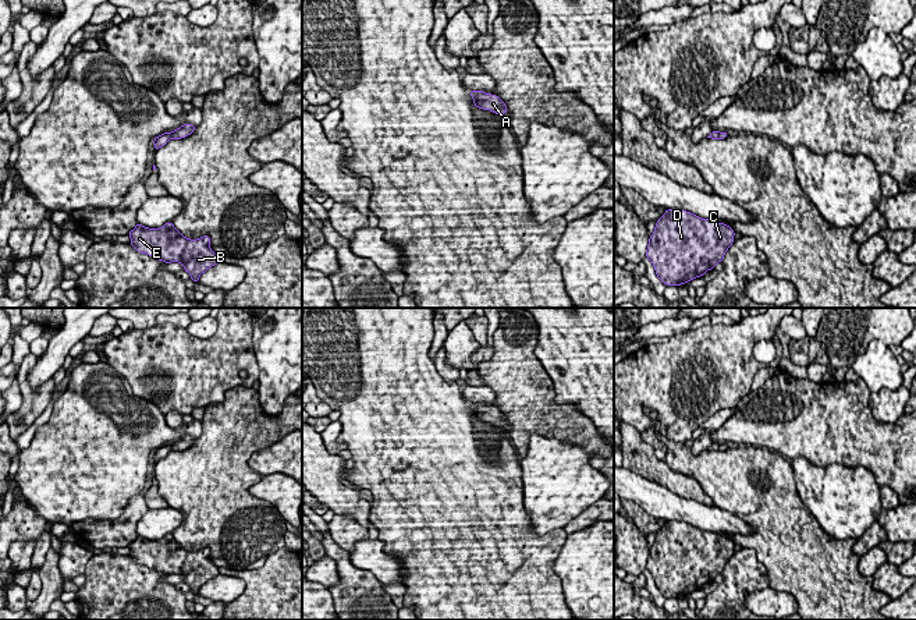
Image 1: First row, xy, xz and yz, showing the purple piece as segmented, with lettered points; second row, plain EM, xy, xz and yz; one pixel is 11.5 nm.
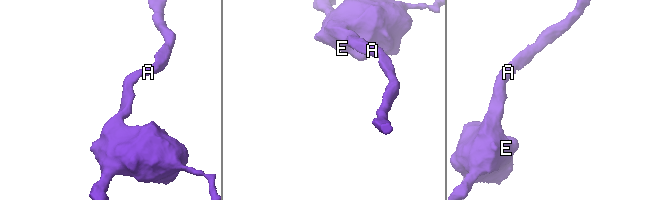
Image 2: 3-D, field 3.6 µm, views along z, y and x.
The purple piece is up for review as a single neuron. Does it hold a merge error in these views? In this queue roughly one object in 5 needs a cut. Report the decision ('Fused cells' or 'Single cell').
Single cell

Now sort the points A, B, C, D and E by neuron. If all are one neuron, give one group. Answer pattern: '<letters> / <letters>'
A B C D E

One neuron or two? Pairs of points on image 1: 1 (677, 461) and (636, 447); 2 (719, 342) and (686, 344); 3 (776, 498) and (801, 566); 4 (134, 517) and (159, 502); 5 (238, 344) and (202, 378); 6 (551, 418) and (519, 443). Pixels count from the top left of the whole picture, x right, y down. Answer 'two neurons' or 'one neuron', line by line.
1: two neurons
2: one neuron
3: one neuron
4: two neurons
5: one neuron
6: one neuron

